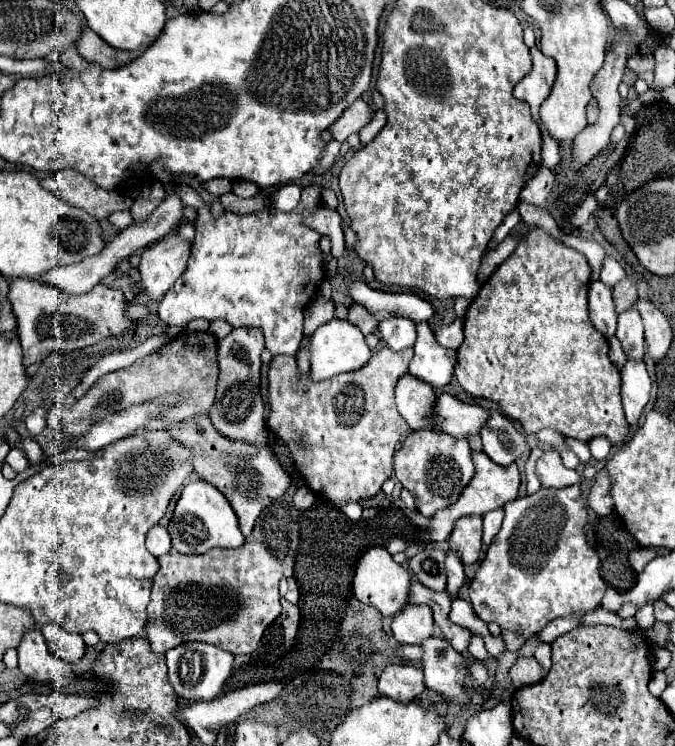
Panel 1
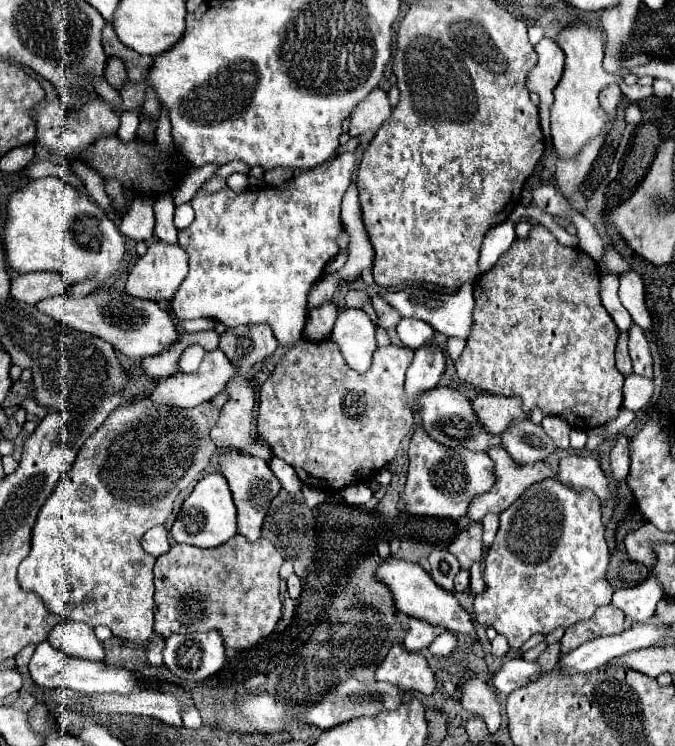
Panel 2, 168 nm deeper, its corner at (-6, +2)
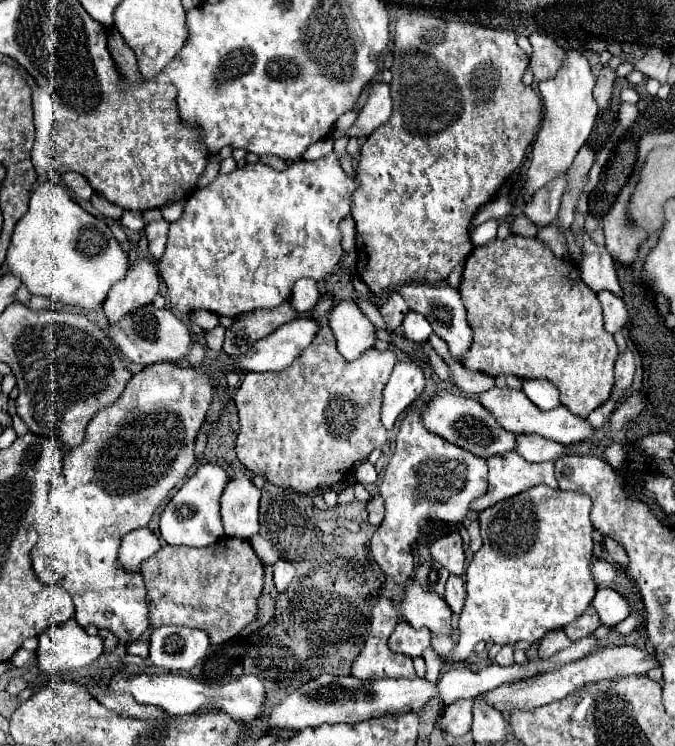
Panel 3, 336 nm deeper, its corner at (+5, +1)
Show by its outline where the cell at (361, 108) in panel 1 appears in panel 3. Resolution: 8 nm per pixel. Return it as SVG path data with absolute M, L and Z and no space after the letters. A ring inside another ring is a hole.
M384 82L370 84L366 104L360 110L352 128L348 130L348 137L368 138L374 130L378 130L390 118L390 112L392 112L390 86Z

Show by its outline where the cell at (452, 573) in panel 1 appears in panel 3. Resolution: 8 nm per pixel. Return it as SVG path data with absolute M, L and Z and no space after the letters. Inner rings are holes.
M450 576L446 582L446 596L444 600L452 608L454 614L462 612L464 600L466 600L466 590L464 590L464 580L460 576Z

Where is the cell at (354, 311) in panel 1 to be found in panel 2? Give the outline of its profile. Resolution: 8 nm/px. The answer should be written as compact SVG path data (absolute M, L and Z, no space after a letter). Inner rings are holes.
M379 295L373 297L371 303L373 303L373 307L375 307L377 315L379 315L379 325L381 325L383 329L395 329L397 323L399 323L399 319L403 319L403 317L399 315L399 311L395 311L395 309L393 309L389 303L385 303L385 299L381 299Z

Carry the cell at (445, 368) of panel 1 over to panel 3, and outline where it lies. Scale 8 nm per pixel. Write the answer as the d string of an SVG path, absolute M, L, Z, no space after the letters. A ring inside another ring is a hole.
M402 360L394 366L394 372L384 388L382 424L392 430L398 416L422 394L424 374L414 360Z

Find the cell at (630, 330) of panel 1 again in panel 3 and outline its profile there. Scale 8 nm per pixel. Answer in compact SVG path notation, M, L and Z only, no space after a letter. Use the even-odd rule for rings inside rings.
M622 352L616 360L616 384L614 388L630 388L634 382L634 372L636 372L636 364L634 364L634 356L632 352Z

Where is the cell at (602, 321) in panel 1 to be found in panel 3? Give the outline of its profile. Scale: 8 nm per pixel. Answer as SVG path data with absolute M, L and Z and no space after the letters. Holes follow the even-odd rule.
M602 290L602 292L598 292L598 300L600 300L602 310L604 310L604 328L610 334L622 330L622 326L628 320L628 312L626 312L626 306L624 306L622 298L612 296L612 292Z

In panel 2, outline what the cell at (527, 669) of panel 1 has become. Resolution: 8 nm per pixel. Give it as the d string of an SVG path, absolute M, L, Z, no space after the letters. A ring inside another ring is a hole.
M553 643L553 645L549 645L549 647L541 653L541 657L539 657L537 663L539 663L545 671L551 671L551 669L557 665L559 655L561 655L561 645L559 645L559 643Z

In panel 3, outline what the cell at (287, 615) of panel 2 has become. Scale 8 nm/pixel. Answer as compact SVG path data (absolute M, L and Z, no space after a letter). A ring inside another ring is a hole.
M268 566L266 568L266 580L264 580L264 592L260 596L260 610L262 610L262 614L260 614L258 622L262 622L262 624L268 624L274 618L274 610L276 610L276 596L278 596L278 592L274 588L272 574L274 574L274 570Z

